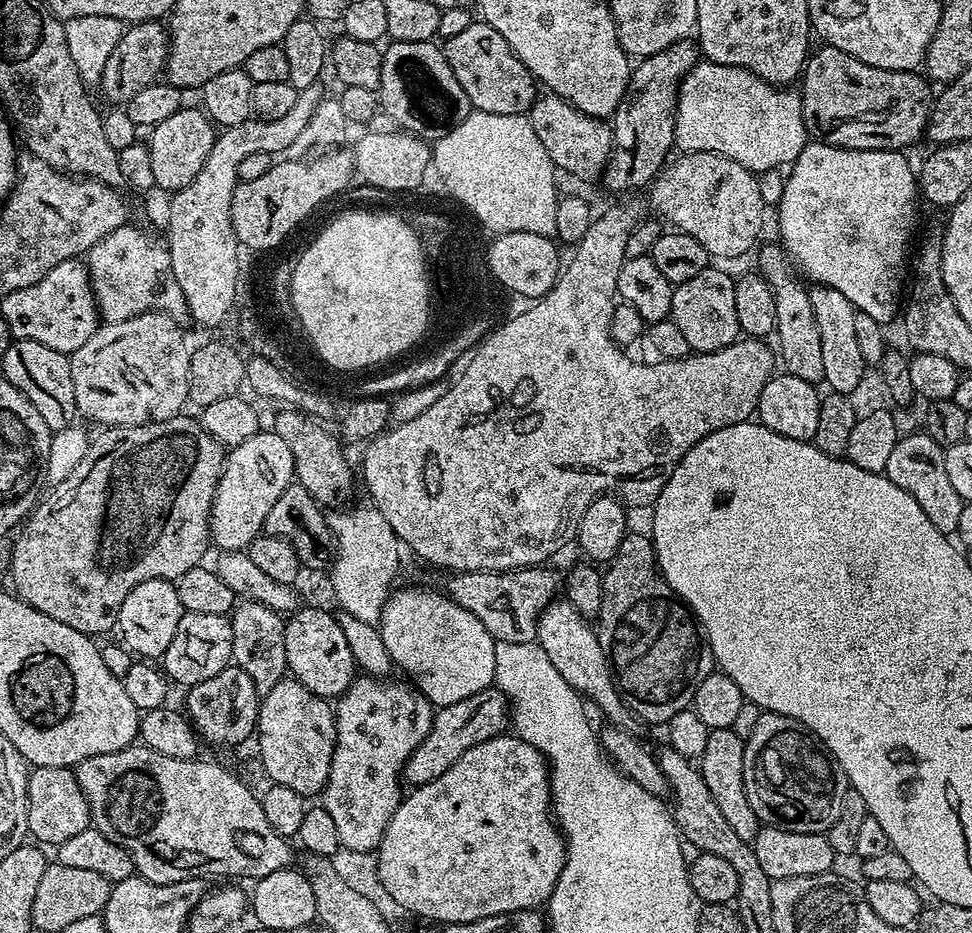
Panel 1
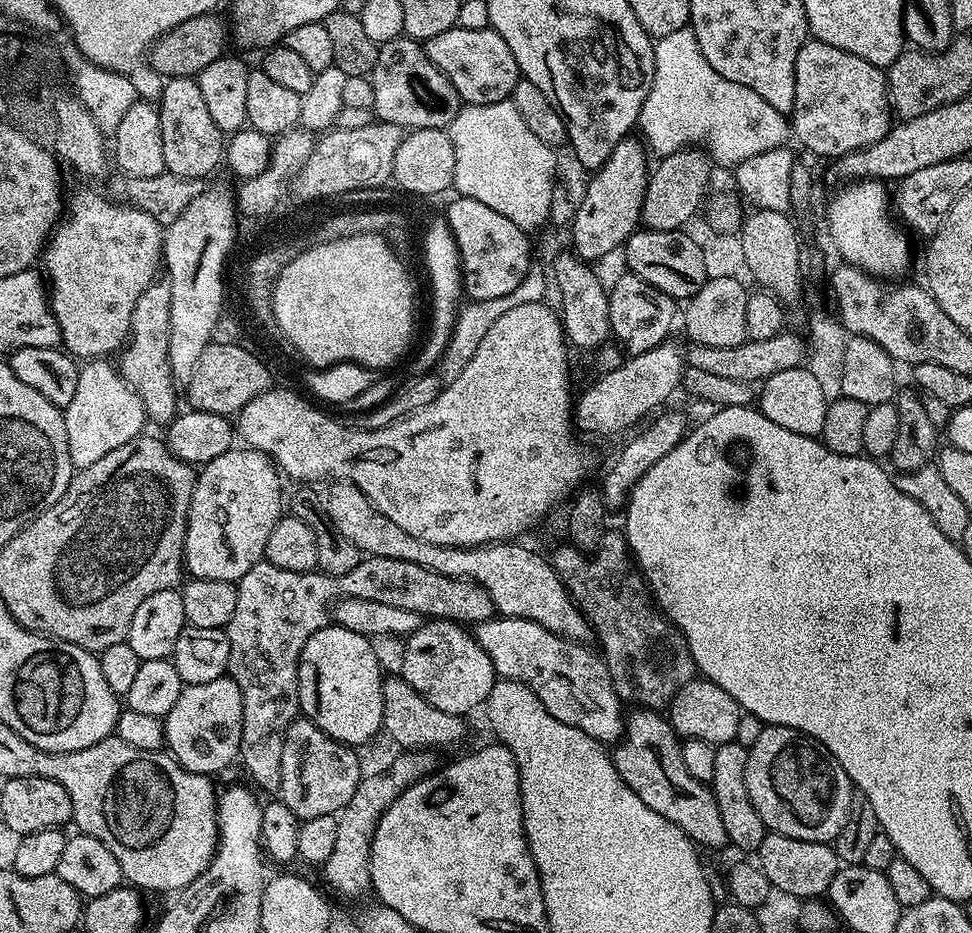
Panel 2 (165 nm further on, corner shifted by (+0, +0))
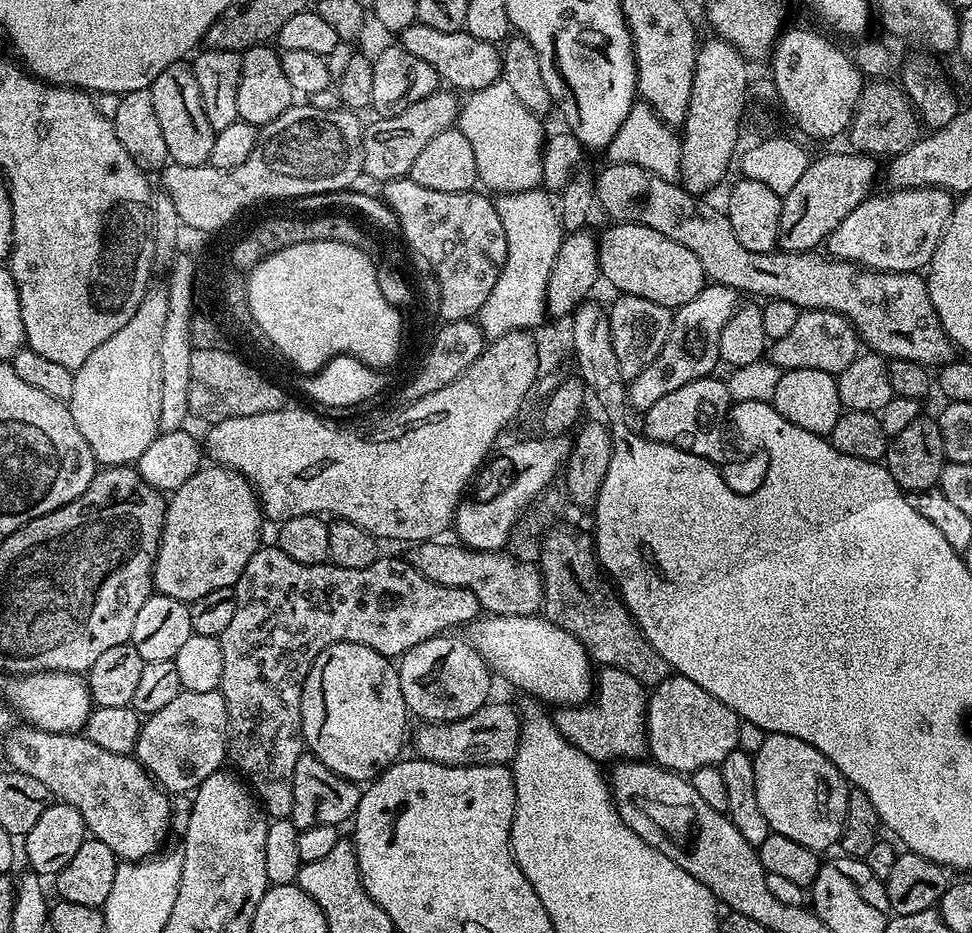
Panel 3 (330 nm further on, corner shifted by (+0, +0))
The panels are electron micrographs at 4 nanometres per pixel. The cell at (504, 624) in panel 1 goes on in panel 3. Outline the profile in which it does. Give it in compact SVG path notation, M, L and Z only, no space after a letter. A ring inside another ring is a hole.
M261 546L256 549L256 553L250 558L250 562L246 562L246 566L242 570L242 574L236 583L236 605L234 606L234 619L230 622L230 626L226 626L226 630L220 637L220 649L222 650L222 678L220 679L219 692L224 696L226 702L226 710L228 711L228 755L229 761L236 763L235 771L239 773L245 781L251 782L251 791L258 797L259 803L262 805L265 813L272 820L282 820L291 817L292 807L294 806L294 786L292 785L292 775L294 774L294 766L298 762L298 758L305 751L304 734L300 730L300 703L302 702L302 690L306 678L310 674L310 666L318 658L318 654L322 654L322 650L331 644L338 642L354 642L362 646L370 646L378 654L389 658L399 658L405 652L410 651L415 644L426 642L430 638L447 633L449 630L456 630L456 627L467 626L481 615L482 609L478 598L474 598L474 594L470 594L470 590L459 588L458 586L442 586L438 582L430 582L430 578L426 578L410 563L407 559L395 560L394 557L385 555L379 560L375 560L370 566L359 568L358 570L350 570L343 568L331 562L323 564L303 564L302 562L294 562L294 558L290 558L279 546Z

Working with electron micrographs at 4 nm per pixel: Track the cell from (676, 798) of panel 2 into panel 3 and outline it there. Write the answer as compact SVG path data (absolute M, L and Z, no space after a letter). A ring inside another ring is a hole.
M601 667L598 675L594 680L594 695L586 704L578 704L575 706L560 706L551 713L552 723L556 729L562 734L562 738L566 738L574 746L578 746L578 750L582 750L582 754L586 754L591 760L597 762L616 762L621 758L625 760L639 760L648 752L648 698L650 692L645 684L638 682L638 678L634 678L634 674L626 674L626 670L618 670L617 668Z

